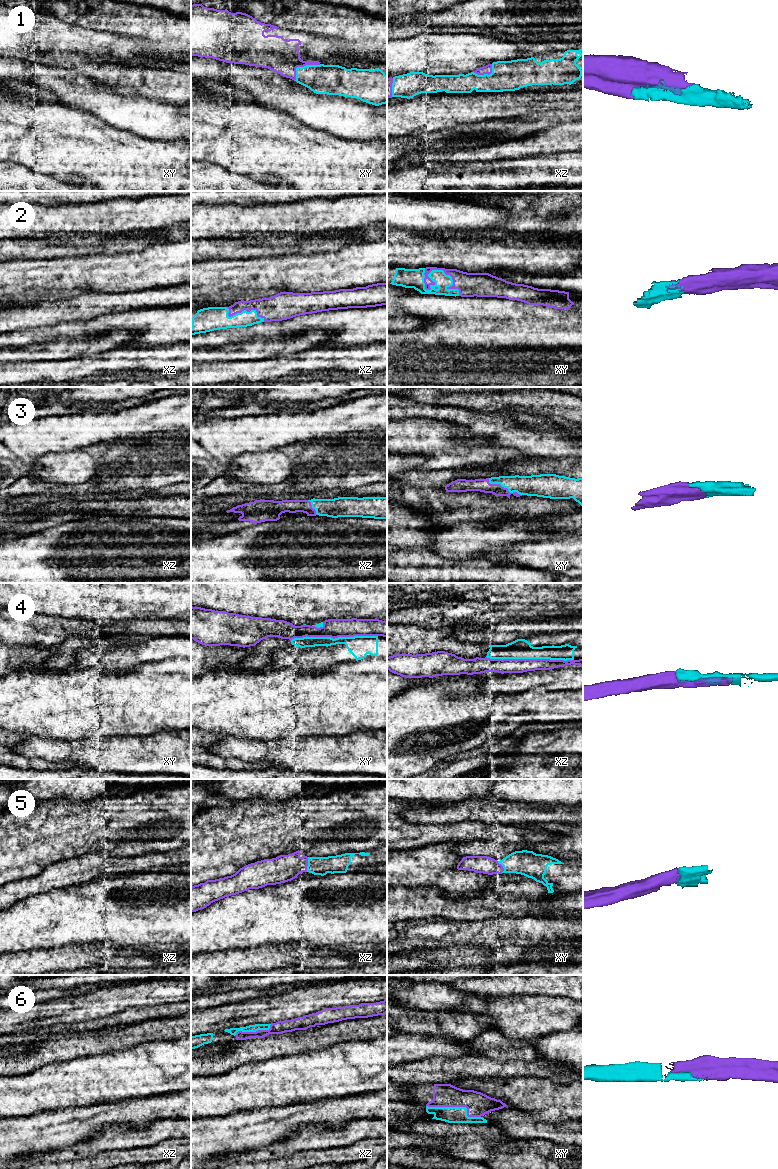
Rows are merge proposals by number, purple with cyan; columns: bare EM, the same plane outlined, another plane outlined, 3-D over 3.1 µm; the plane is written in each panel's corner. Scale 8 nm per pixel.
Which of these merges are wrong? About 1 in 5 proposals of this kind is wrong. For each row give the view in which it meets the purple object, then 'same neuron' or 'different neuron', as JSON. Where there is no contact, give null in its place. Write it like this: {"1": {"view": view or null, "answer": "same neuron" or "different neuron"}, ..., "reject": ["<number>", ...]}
{"1": {"view": "xy", "answer": "same neuron"}, "2": {"view": "xy", "answer": "same neuron"}, "3": {"view": "xy", "answer": "same neuron"}, "4": {"view": "xz", "answer": "same neuron"}, "5": {"view": "xz", "answer": "same neuron"}, "6": {"view": "xy", "answer": "same neuron"}, "reject": []}

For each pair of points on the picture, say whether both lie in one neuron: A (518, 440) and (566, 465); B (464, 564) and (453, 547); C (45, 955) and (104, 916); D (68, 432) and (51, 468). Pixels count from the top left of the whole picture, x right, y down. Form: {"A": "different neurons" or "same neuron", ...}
{"A": "same neuron", "B": "different neurons", "C": "different neurons", "D": "different neurons"}

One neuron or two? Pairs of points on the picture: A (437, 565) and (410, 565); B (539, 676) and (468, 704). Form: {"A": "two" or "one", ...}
{"A": "one", "B": "two"}

